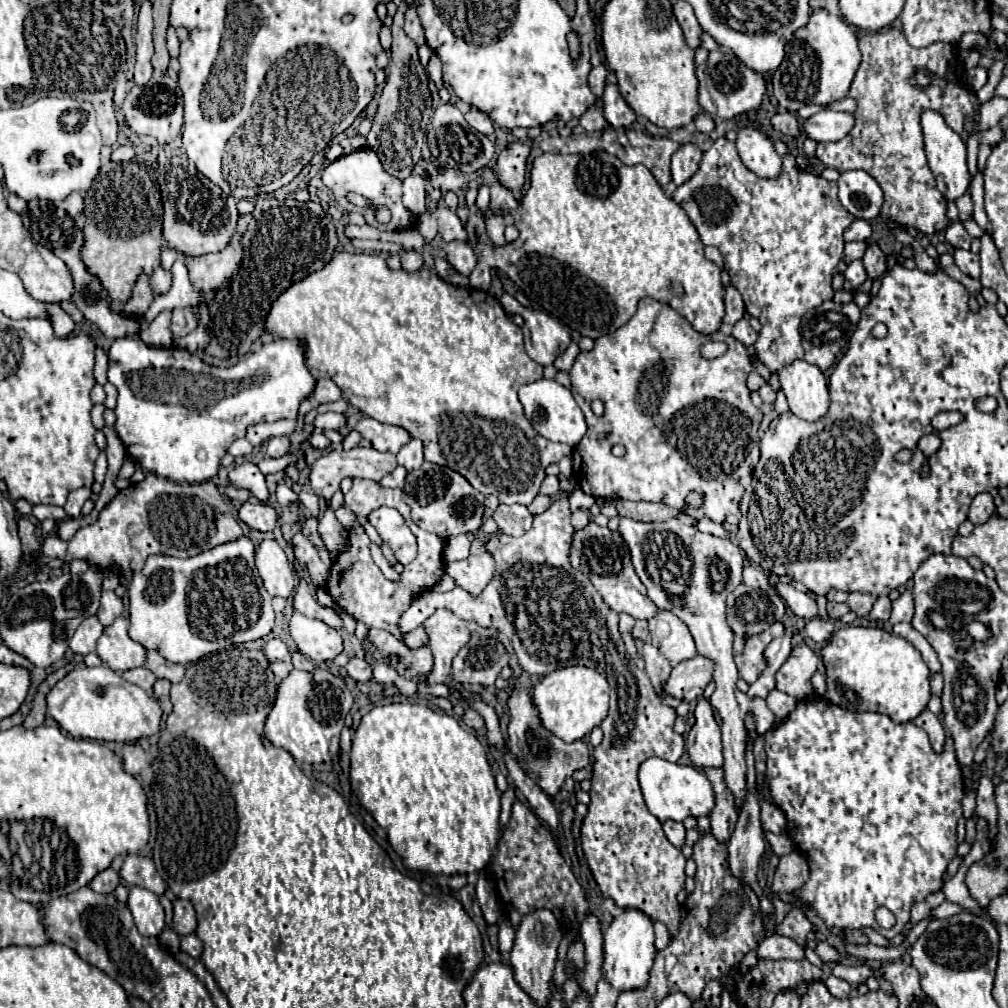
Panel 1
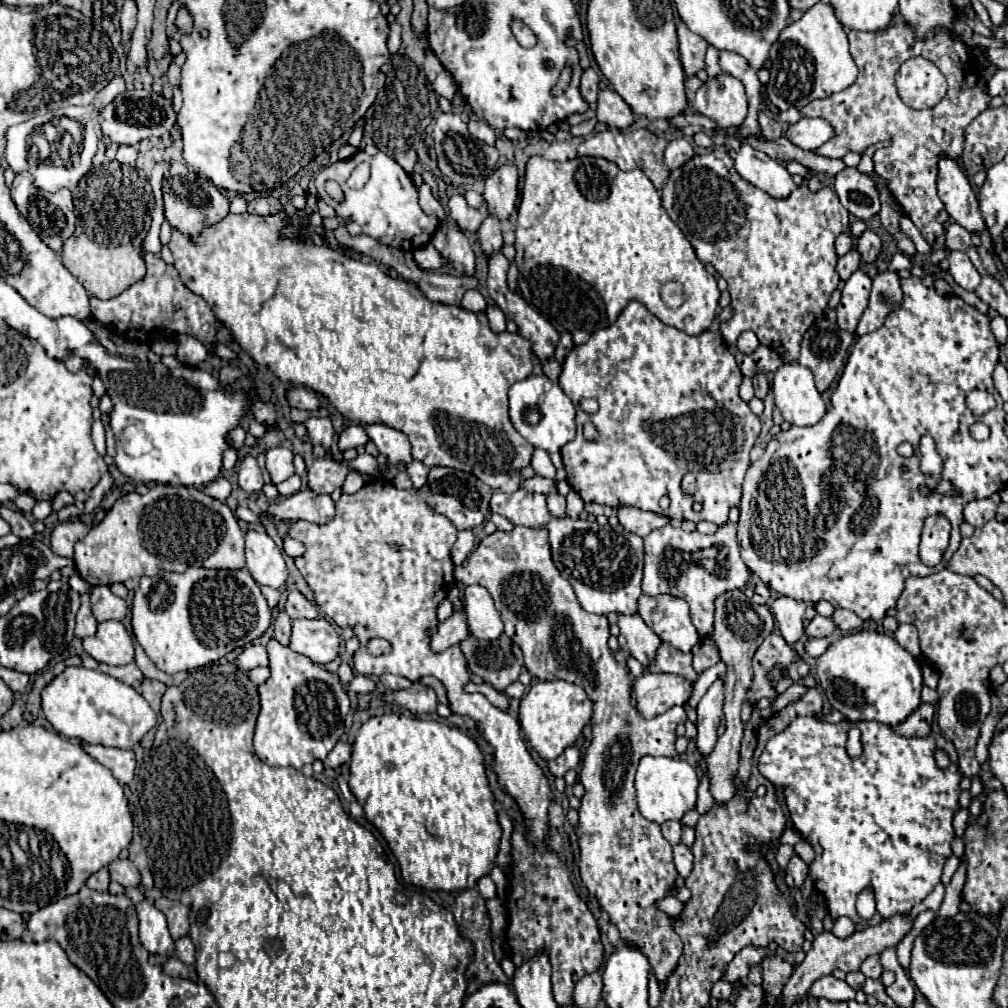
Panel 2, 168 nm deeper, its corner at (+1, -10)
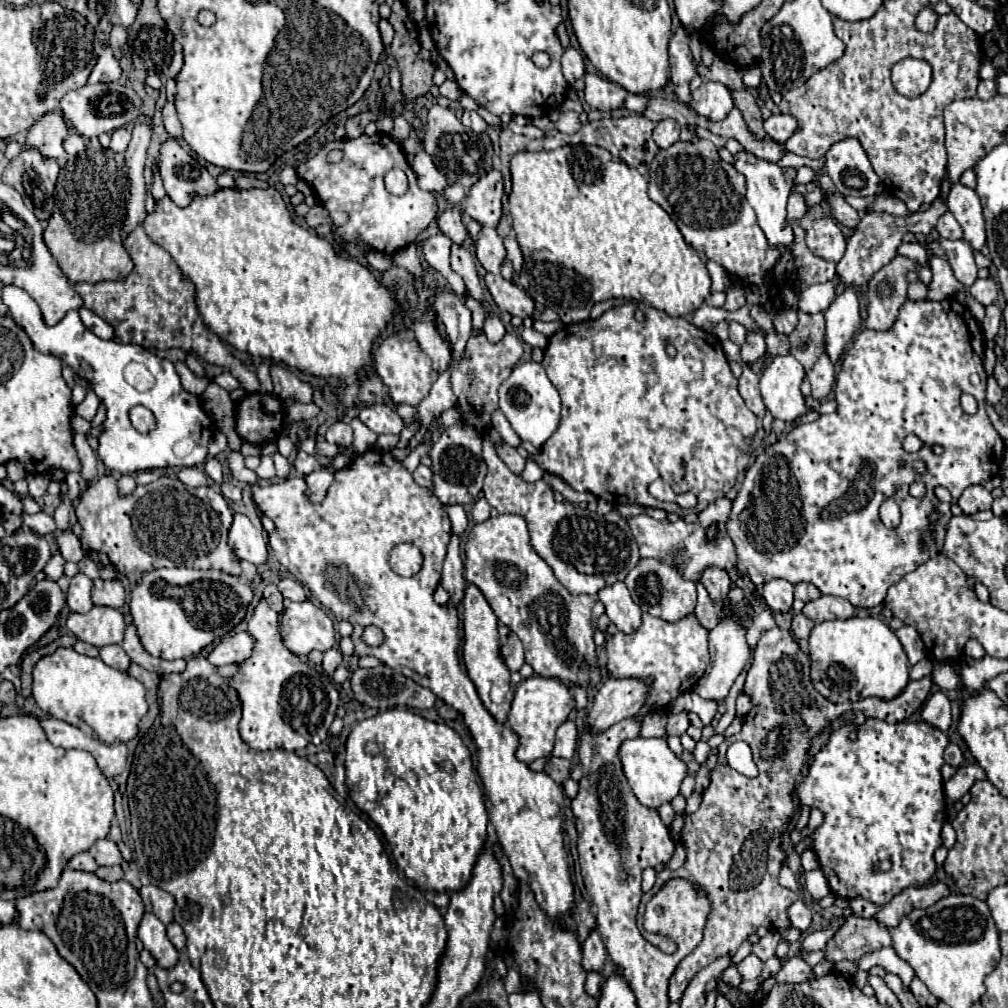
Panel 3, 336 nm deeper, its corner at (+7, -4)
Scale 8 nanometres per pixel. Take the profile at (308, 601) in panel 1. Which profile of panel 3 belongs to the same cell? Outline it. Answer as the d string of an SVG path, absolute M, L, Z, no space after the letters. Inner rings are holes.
M291 577L281 579L277 587L279 587L279 591L283 593L283 597L285 597L285 599L291 599L291 601L303 601L303 599L307 597L307 595L305 595L303 585L301 585L299 581L291 579Z

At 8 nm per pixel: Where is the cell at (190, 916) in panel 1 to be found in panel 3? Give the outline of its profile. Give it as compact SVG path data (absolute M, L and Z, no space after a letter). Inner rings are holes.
M143 885L139 893L145 903L145 911L153 911L153 915L157 915L165 925L173 921L173 907L175 907L173 895L169 895L167 891L161 891L155 885Z

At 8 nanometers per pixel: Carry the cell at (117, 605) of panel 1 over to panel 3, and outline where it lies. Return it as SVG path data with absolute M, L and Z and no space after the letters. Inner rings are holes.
M95 579L93 581L93 603L121 609L125 603L125 589L119 579Z

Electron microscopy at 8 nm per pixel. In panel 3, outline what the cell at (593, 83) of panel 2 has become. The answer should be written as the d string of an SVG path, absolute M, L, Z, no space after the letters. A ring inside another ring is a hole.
M567 47L567 49L563 51L561 65L563 65L563 75L565 75L565 79L567 79L569 85L571 85L575 79L579 79L579 77L585 75L583 57L581 57L581 53L575 51L573 47Z

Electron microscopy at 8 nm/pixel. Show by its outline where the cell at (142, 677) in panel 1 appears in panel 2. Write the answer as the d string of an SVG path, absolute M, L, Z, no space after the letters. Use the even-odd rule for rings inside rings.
M135 663L131 665L123 665L123 667L109 667L109 665L99 665L99 669L119 681L123 681L125 685L139 689L139 685L143 683L143 673L139 671L139 667Z

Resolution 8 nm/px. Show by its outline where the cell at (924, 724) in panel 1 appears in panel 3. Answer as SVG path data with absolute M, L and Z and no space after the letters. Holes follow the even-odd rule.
M773 627L769 631L765 631L755 647L755 653L753 653L753 663L747 671L747 677L745 677L745 687L743 691L751 697L751 711L745 715L745 727L735 735L735 739L743 739L745 743L749 743L751 751L753 751L753 759L759 767L759 775L749 779L745 775L739 775L735 769L731 769L727 765L727 759L725 759L725 751L729 747L729 743L733 739L727 739L725 743L719 745L719 761L717 761L717 767L711 771L711 783L709 787L703 791L703 801L699 805L699 809L691 815L687 815L685 819L685 831L683 831L683 845L687 847L687 861L683 867L671 871L671 869L663 869L659 871L657 875L657 881L653 885L651 891L647 891L641 899L641 905L639 905L639 915L637 915L637 921L639 921L639 929L641 929L641 935L653 943L655 947L659 947L663 953L675 953L677 951L677 945L673 941L667 941L665 937L661 935L655 935L655 933L649 933L643 929L643 913L645 913L645 905L649 901L649 895L655 895L669 879L673 877L683 877L683 879L689 879L693 883L699 883L705 891L709 891L709 899L711 899L711 913L709 913L709 921L707 921L707 927L705 927L705 937L703 941L677 965L675 973L671 975L671 981L669 981L669 999L671 1001L679 1001L683 991L687 989L689 981L695 977L697 971L701 971L703 967L707 967L709 963L713 963L715 959L719 957L725 957L725 955L733 955L737 951L737 947L747 941L747 935L755 933L757 927L765 925L769 929L781 929L781 927L789 927L789 919L787 919L787 907L797 899L797 893L785 889L779 885L779 869L783 865L783 859L785 859L785 851L781 849L783 845L783 833L787 831L787 825L789 825L789 819L791 815L795 813L795 803L793 803L793 789L795 789L795 783L799 781L801 777L801 769L807 761L807 753L809 753L809 747L811 747L811 741L815 735L819 735L831 721L835 721L837 717L845 715L847 711L863 711L865 717L875 717L875 719L883 719L887 723L899 723L899 721L905 721L907 717L911 717L923 703L925 699L929 697L929 691L931 691L931 677L923 677L919 681L909 681L905 691L901 691L901 695L897 695L897 699L861 699L857 703L831 703L827 701L815 687L813 687L813 681L811 681L811 659L809 655L799 647L799 643L793 639L793 635L781 627ZM785 723L789 723L789 727L785 727L785 735L789 735L789 743L785 743L785 751L773 759L761 759L761 743L765 741L767 733L773 731L773 729L781 729ZM741 851L741 863L737 867L735 863L735 853Z

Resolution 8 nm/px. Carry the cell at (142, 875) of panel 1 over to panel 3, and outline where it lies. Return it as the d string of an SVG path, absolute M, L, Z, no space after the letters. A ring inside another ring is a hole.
M109 837L99 839L97 843L93 843L93 847L89 849L89 853L97 861L97 865L121 865L123 863L119 847Z

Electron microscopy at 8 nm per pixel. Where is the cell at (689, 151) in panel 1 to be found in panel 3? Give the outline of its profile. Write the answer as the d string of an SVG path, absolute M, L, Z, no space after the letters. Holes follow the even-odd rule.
M663 119L663 121L657 121L653 129L653 139L661 149L667 149L679 139L679 131L681 129L675 119Z

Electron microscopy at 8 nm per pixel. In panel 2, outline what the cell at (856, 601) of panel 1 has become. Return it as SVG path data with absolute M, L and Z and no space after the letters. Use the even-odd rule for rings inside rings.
M835 609L835 613L833 613L831 619L843 631L859 631L861 625L863 625L863 619L857 613L851 613L847 609Z

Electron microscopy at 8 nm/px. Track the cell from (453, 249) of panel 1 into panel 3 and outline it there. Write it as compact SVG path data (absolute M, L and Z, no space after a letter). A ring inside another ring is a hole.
M455 203L455 205L447 207L447 209L441 213L441 217L437 219L441 231L443 231L453 243L457 243L457 245L463 245L463 241L465 241L465 237L467 237L461 211L463 211L461 205Z

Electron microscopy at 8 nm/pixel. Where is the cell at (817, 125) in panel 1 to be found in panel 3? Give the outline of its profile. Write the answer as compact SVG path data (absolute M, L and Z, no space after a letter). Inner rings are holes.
M771 115L769 119L765 119L763 129L767 135L771 135L773 141L777 143L785 143L797 129L797 121L791 115Z

